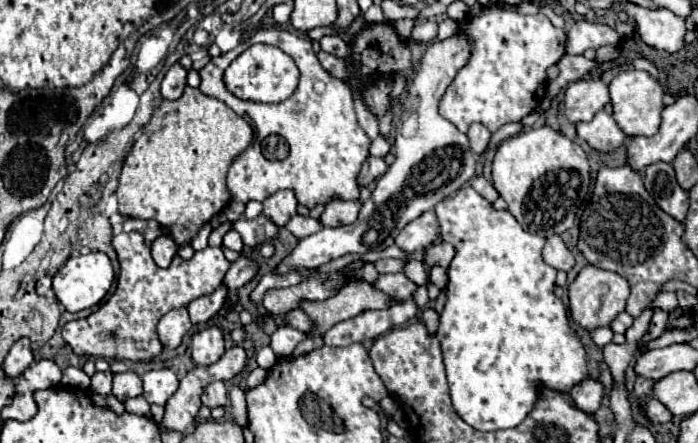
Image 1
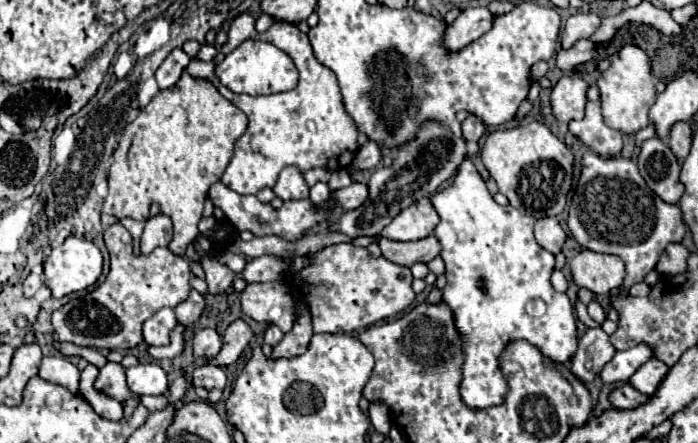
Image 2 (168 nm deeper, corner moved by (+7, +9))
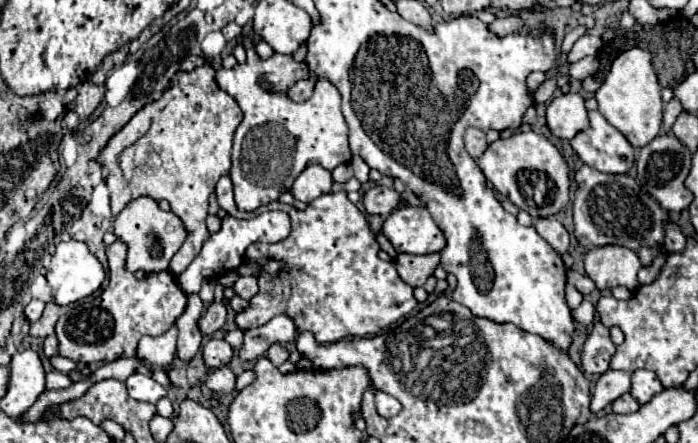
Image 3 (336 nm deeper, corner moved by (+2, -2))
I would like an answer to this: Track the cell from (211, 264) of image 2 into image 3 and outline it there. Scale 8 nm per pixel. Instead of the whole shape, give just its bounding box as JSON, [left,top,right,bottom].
[197,303,225,335]

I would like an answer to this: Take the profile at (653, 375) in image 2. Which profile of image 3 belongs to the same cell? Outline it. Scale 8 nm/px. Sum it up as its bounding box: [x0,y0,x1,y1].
[631,369,663,403]

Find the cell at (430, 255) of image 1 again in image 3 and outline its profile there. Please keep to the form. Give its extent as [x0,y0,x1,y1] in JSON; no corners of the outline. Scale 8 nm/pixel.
[395,253,439,287]

